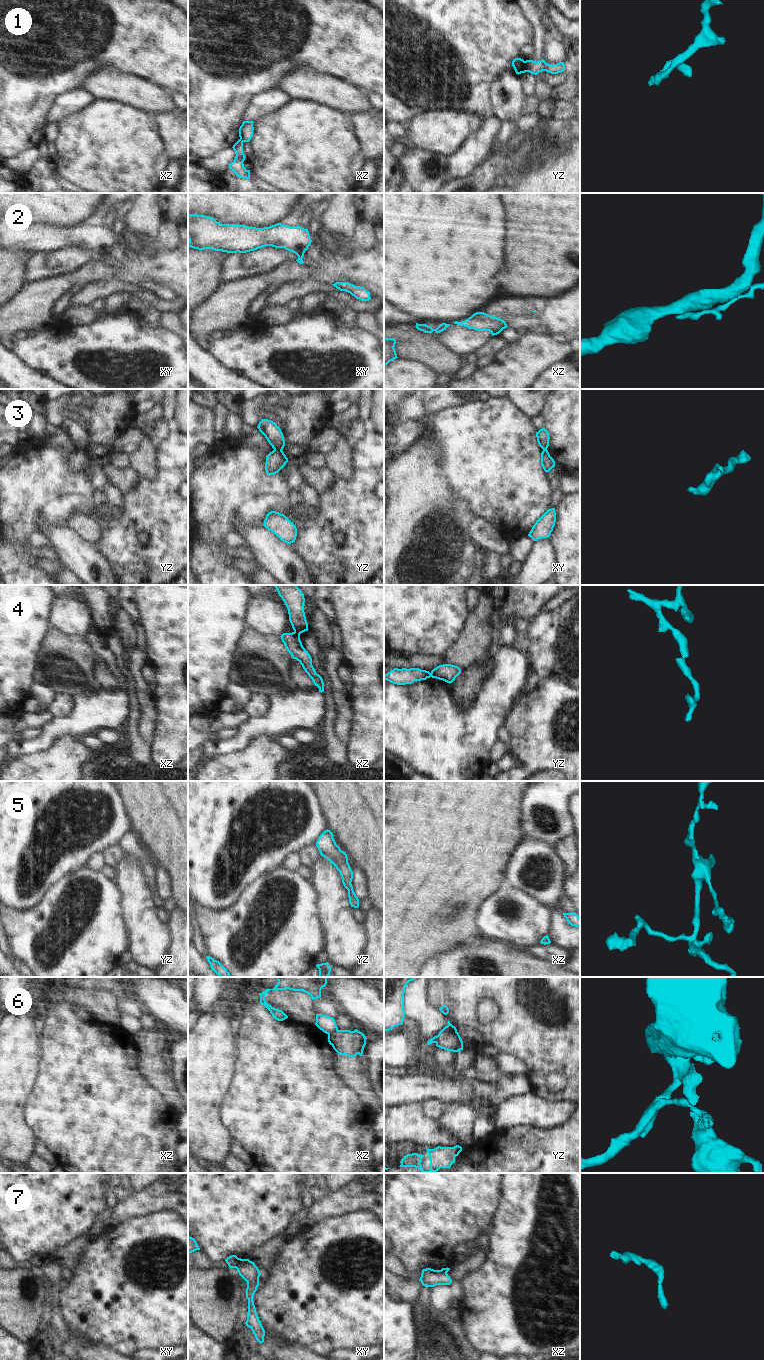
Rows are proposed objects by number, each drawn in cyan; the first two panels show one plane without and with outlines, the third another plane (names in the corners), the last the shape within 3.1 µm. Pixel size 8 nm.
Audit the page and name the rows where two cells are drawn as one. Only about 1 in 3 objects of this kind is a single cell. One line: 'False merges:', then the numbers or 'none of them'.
False merges: 1, 2, 3, 4, 6, 7

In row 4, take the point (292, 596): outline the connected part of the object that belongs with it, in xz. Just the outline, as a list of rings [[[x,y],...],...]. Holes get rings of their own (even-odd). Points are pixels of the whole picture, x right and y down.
[[[274,585],[274,587],[288,609],[289,621],[294,632],[300,635],[308,631],[308,623],[304,612],[305,598],[302,591],[297,585]]]

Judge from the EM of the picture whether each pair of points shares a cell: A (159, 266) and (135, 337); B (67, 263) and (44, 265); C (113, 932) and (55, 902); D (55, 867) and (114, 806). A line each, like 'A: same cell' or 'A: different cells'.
A: different cells
B: same cell
C: same cell
D: same cell

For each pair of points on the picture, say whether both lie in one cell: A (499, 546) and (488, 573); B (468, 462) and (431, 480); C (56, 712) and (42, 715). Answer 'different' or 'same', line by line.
A: different
B: different
C: different

